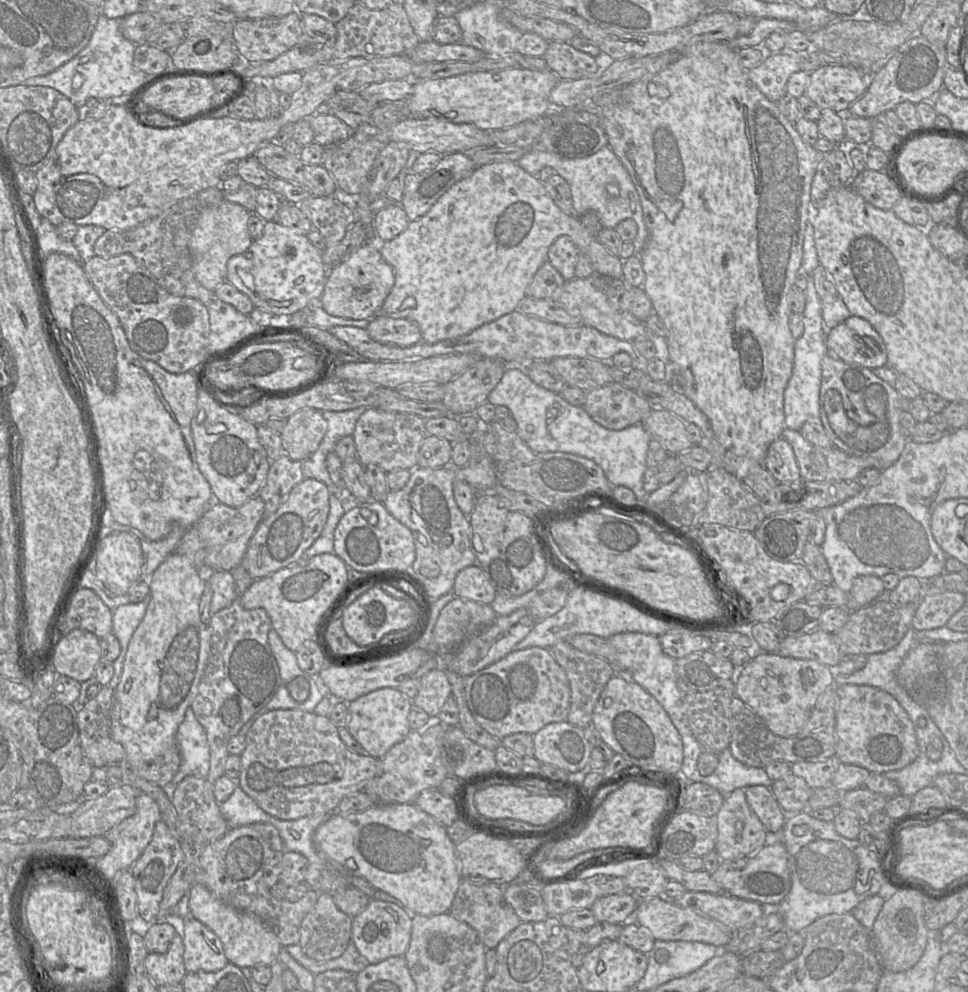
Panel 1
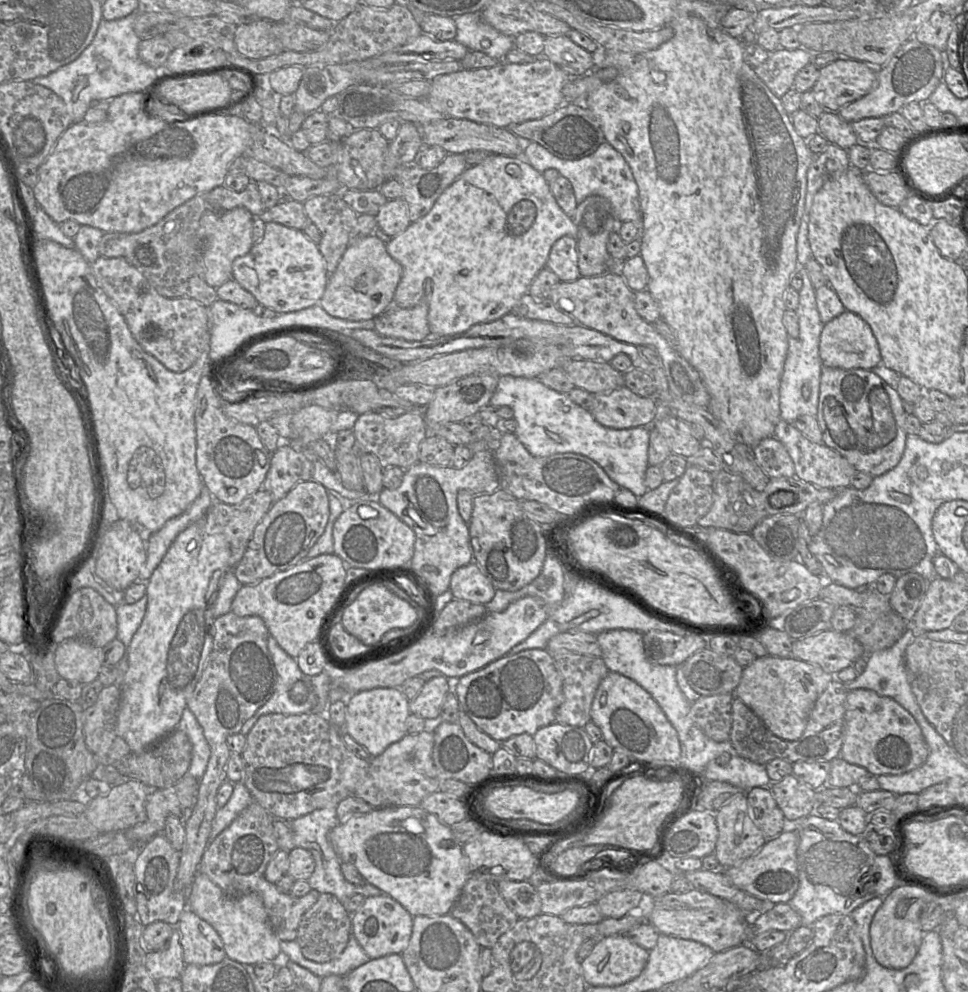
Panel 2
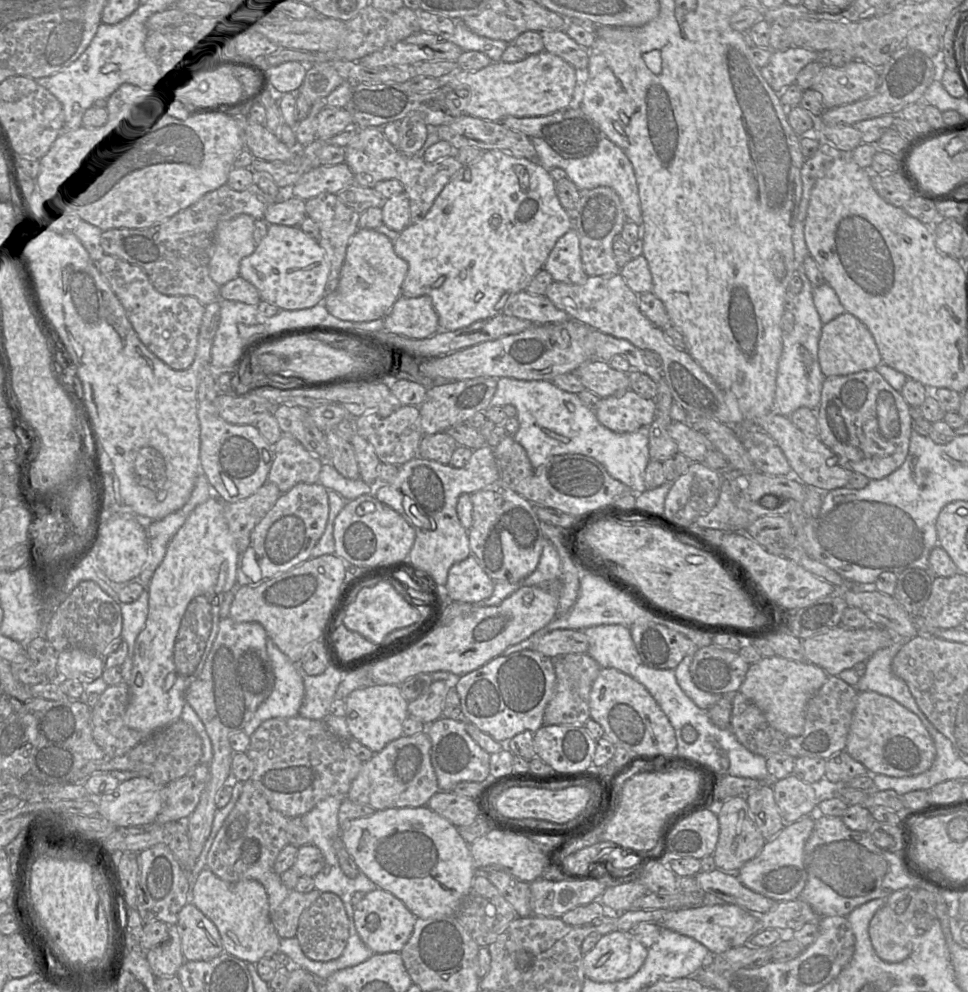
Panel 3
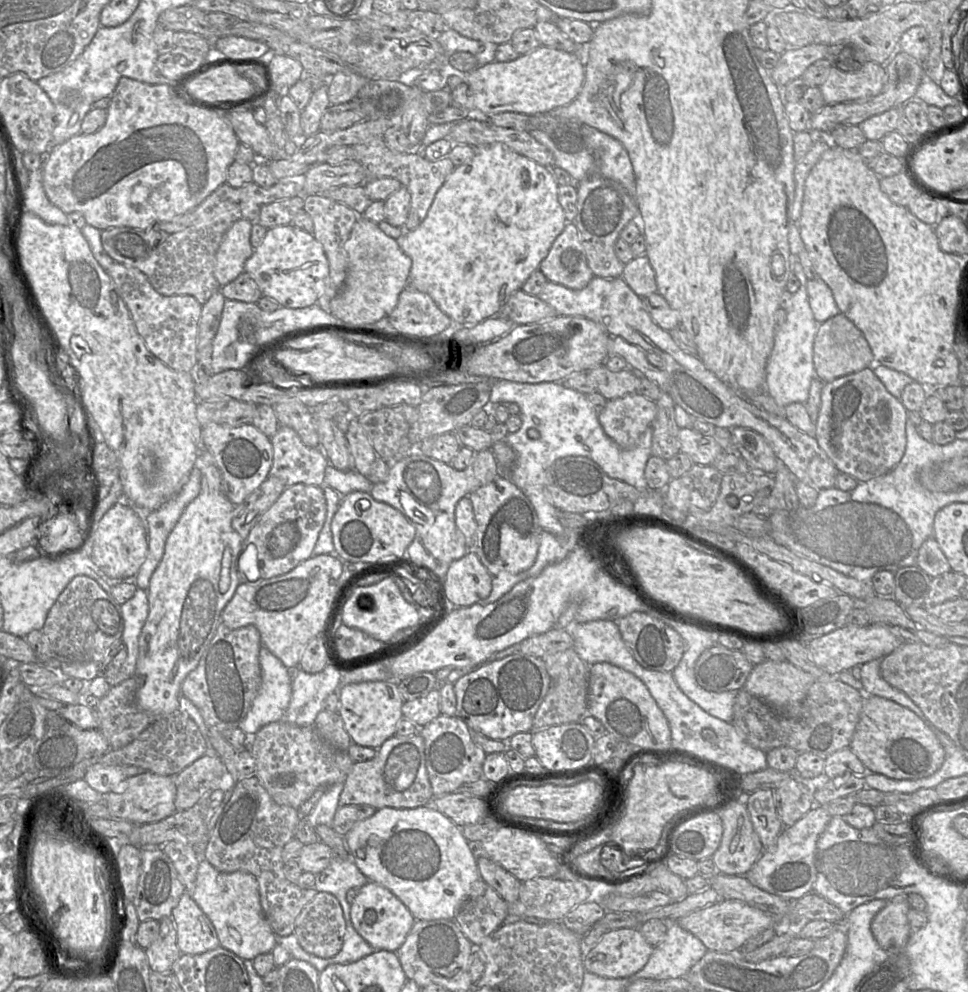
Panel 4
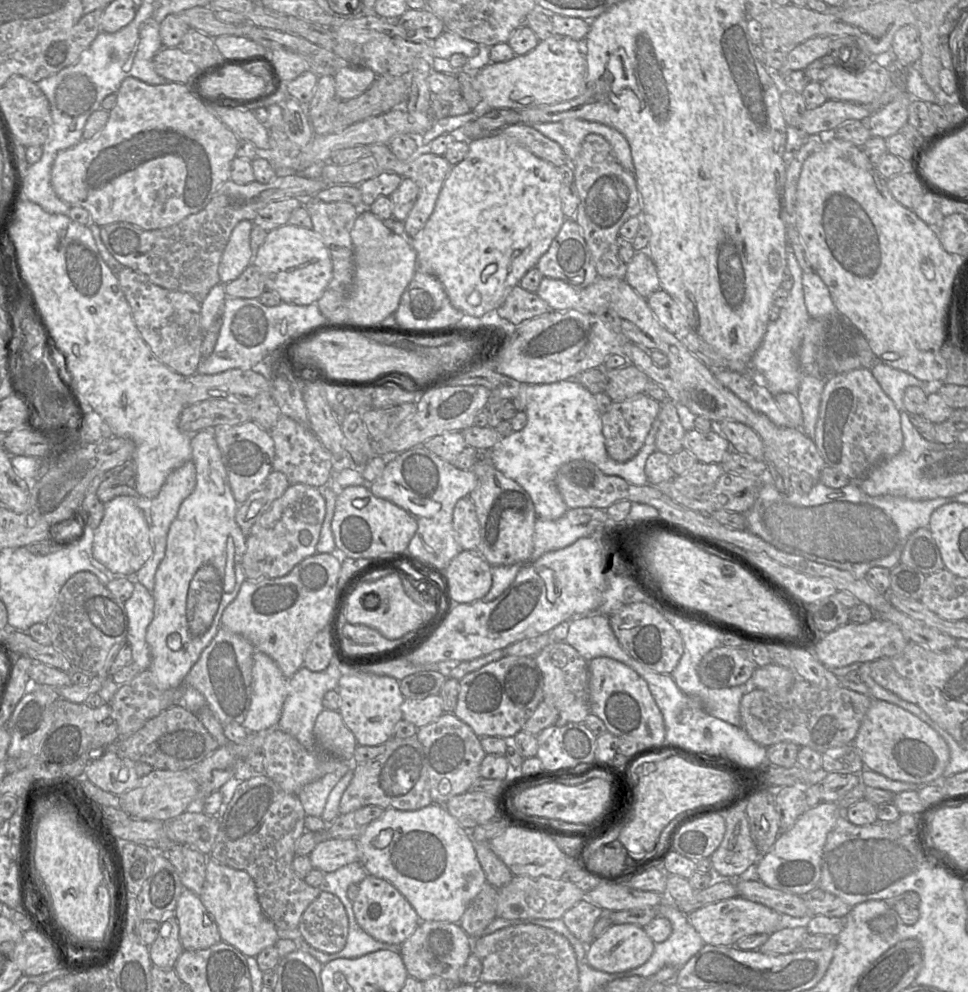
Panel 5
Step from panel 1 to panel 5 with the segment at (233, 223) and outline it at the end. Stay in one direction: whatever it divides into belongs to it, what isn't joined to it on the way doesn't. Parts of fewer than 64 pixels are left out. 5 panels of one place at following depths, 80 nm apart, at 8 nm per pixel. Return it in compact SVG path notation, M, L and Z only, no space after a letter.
M242 220L233 229L219 264L220 283L227 284L237 279L252 264L251 231L254 223Z

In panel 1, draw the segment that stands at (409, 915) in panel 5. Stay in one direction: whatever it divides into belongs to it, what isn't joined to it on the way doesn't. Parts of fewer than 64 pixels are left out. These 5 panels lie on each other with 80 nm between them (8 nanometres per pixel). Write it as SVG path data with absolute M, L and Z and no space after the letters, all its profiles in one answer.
M370 899L368 905L353 917L351 940L369 964L376 964L390 957L404 956L410 943L411 933L410 912L391 902Z

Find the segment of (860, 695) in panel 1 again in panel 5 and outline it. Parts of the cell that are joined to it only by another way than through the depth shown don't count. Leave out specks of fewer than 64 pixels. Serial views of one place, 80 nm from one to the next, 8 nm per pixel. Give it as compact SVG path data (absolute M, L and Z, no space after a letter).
M874 699L853 741L864 768L885 777L914 784L939 783L950 759L946 741L924 721L903 708Z

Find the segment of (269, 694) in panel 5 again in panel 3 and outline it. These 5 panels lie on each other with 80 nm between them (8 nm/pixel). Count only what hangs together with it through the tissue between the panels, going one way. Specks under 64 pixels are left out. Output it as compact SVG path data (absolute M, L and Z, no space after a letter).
M268 637L266 650L275 677L271 694L255 711L251 720L243 728L251 736L258 726L271 718L297 716L304 697L301 670Z

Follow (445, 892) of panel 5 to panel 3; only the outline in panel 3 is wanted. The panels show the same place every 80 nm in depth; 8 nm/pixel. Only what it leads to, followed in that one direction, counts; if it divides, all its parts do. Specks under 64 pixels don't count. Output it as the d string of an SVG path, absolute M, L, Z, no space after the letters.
M427 805L423 807L401 807L377 810L367 817L352 820L347 828L341 830L340 838L358 868L379 888L390 892L400 899L416 918L427 919L435 916L455 916L461 902L468 894L472 881L476 875L476 868L470 852L470 845L461 837L458 828L455 825L431 810Z

